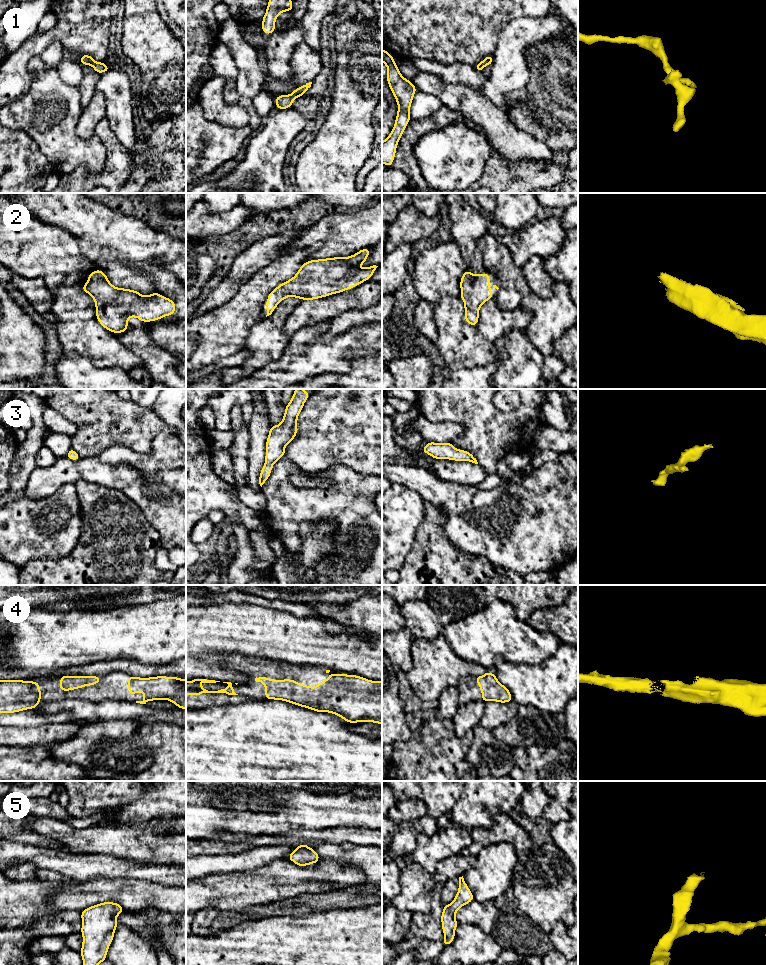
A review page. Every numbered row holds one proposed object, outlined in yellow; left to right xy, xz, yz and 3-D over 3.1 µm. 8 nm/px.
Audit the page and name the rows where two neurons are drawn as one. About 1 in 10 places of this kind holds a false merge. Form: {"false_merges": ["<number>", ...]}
{"false_merges": []}

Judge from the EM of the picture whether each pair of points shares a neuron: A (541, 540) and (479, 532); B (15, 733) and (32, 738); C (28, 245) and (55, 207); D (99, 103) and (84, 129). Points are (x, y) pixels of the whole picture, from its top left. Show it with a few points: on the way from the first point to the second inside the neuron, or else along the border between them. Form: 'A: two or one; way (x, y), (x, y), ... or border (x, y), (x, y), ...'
A: one; way (526, 538), (505, 538), (494, 533)
B: one; way (19, 737), (28, 737)
C: two; border (33, 217), (66, 231)
D: one; way (96, 109), (87, 123)

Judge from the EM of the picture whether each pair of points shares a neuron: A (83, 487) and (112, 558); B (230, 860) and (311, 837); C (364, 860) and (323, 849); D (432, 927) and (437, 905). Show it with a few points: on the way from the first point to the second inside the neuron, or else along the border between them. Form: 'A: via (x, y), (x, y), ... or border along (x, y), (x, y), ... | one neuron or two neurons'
A: via (98, 505), (111, 521), (112, 540) | one neuron
B: border along (296, 845), (263, 845), (261, 847) | two neurons
C: via (354, 856), (346, 856), (333, 851) | one neuron
D: via (432, 922), (436, 910) | one neuron

